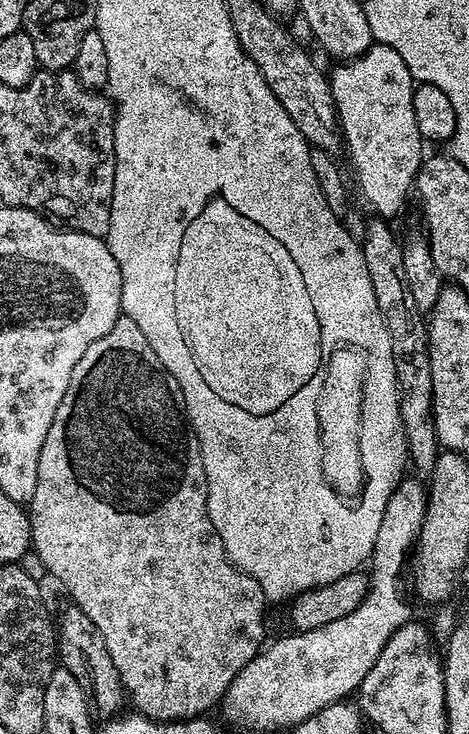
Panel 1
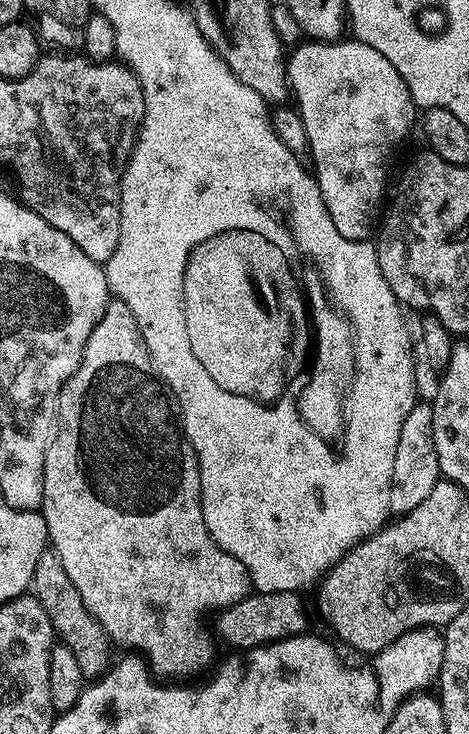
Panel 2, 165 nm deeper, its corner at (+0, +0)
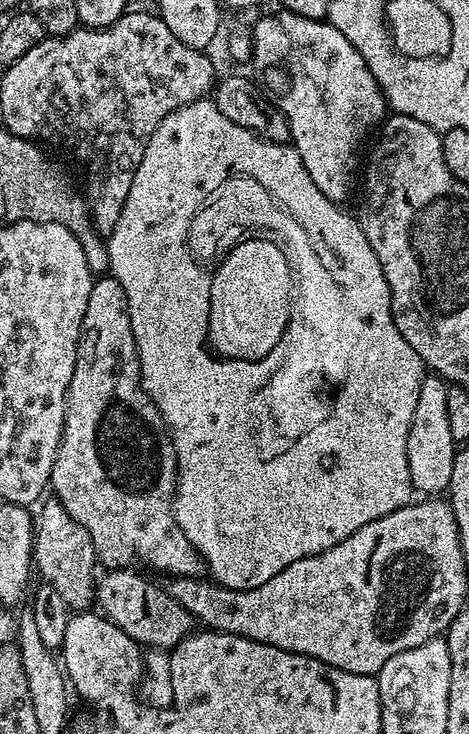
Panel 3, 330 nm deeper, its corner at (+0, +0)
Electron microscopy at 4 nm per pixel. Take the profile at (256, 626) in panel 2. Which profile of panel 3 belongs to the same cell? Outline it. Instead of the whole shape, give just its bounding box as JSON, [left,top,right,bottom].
[95,567,194,650]

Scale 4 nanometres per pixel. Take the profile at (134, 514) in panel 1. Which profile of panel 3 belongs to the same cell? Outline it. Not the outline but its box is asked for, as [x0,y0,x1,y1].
[51,274,206,577]

